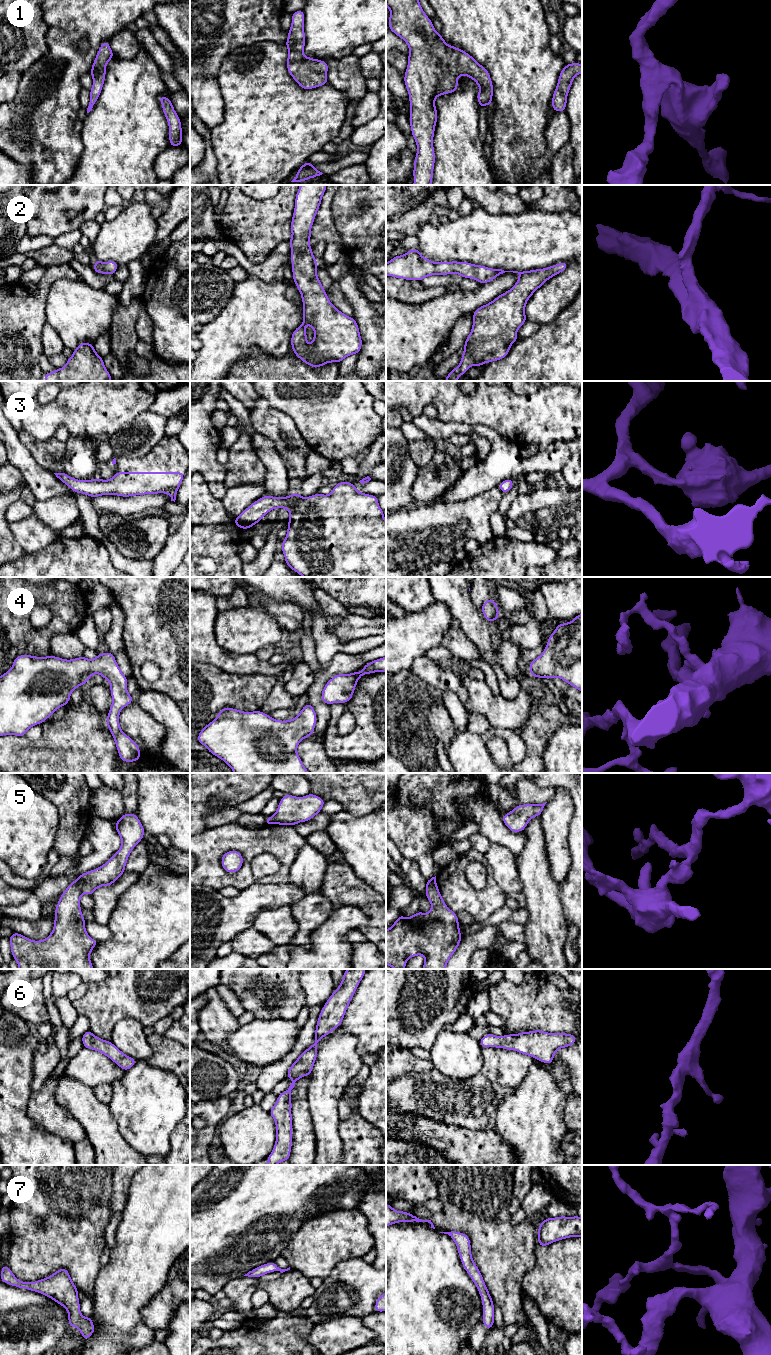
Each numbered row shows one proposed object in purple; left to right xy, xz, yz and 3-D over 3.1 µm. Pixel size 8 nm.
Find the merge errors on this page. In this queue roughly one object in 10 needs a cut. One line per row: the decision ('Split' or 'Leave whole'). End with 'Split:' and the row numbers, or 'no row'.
1: Leave whole
2: Leave whole
3: Leave whole
4: Leave whole
5: Split
6: Leave whole
7: Leave whole
Split: 5

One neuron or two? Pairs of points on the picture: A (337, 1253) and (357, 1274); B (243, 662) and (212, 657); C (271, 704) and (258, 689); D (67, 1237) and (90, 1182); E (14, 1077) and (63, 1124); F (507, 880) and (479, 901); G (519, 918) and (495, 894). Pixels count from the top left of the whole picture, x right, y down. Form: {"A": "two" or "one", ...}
{"A": "two", "B": "one", "C": "two", "D": "one", "E": "two", "F": "two", "G": "two"}

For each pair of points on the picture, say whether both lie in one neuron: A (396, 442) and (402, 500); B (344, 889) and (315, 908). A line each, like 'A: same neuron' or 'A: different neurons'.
A: same neuron
B: different neurons

